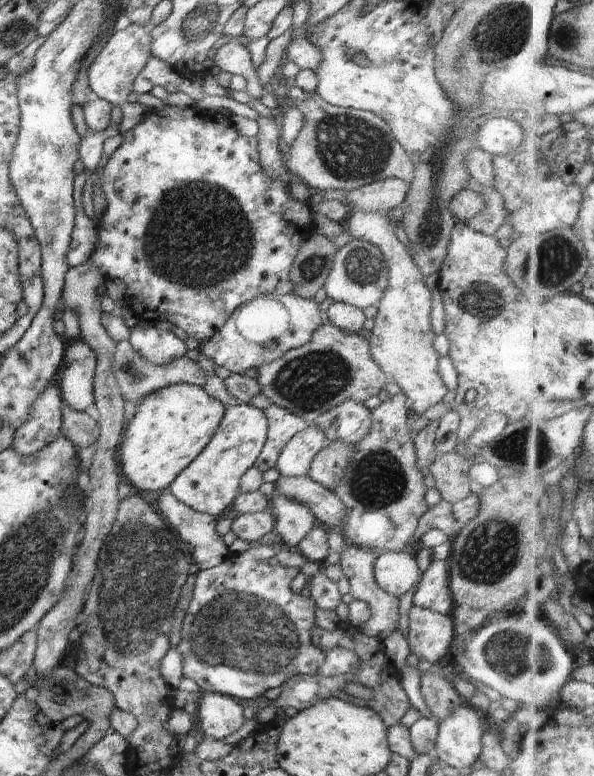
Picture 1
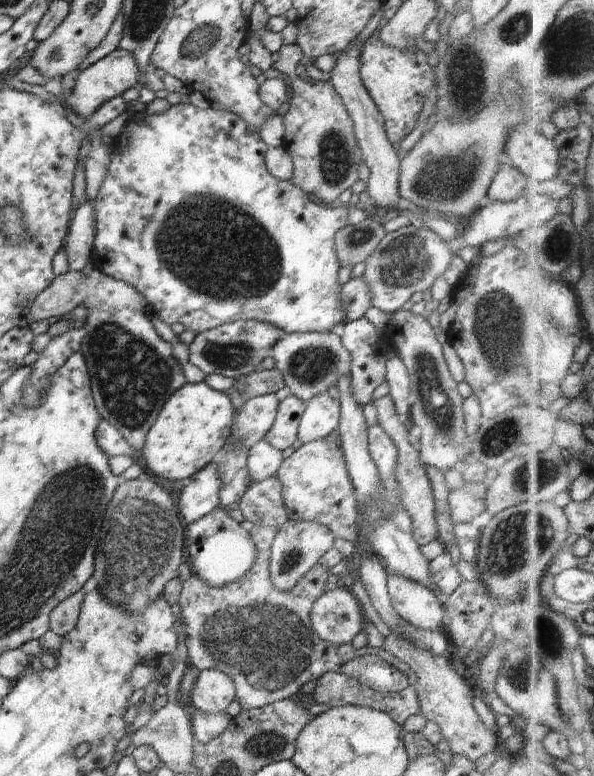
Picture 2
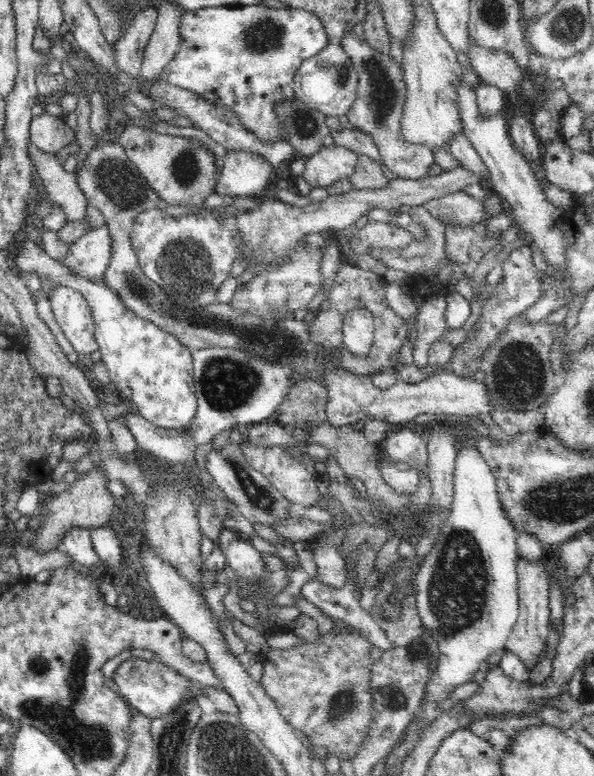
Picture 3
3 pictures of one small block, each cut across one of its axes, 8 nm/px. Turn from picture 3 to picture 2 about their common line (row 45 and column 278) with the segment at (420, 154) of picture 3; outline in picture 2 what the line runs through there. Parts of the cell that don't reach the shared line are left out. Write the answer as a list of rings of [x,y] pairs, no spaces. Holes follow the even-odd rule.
[[[331,332],[285,333],[276,344],[271,353],[275,361],[276,370],[282,372],[284,386],[290,389],[290,394],[302,400],[304,404],[310,402],[316,394],[327,393],[330,386],[338,384],[338,378],[350,372],[352,356],[343,346],[341,338]]]

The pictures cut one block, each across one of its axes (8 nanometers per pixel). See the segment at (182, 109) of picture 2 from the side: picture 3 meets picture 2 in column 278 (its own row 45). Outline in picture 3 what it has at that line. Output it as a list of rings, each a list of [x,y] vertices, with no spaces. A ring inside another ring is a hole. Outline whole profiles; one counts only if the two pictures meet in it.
[[[258,4],[199,8],[182,16],[180,48],[162,70],[159,80],[191,90],[203,100],[232,110],[248,130],[269,144],[288,142],[284,129],[278,123],[274,104],[294,102],[294,81],[300,65],[306,58],[322,52],[330,41],[322,20],[304,9],[272,8]]]

